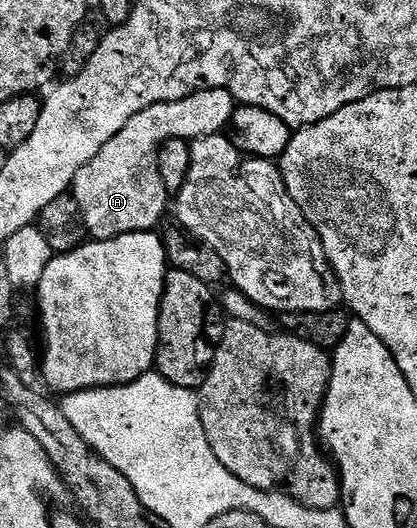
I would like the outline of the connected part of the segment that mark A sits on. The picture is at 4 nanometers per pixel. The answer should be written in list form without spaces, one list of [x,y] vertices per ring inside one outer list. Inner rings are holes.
[[[205,89],[181,101],[158,103],[137,117],[129,117],[117,133],[75,174],[73,194],[79,206],[79,217],[92,240],[112,239],[134,231],[158,228],[163,214],[169,211],[169,192],[159,172],[159,148],[171,139],[194,141],[218,135],[230,124],[237,100],[225,89]]]

